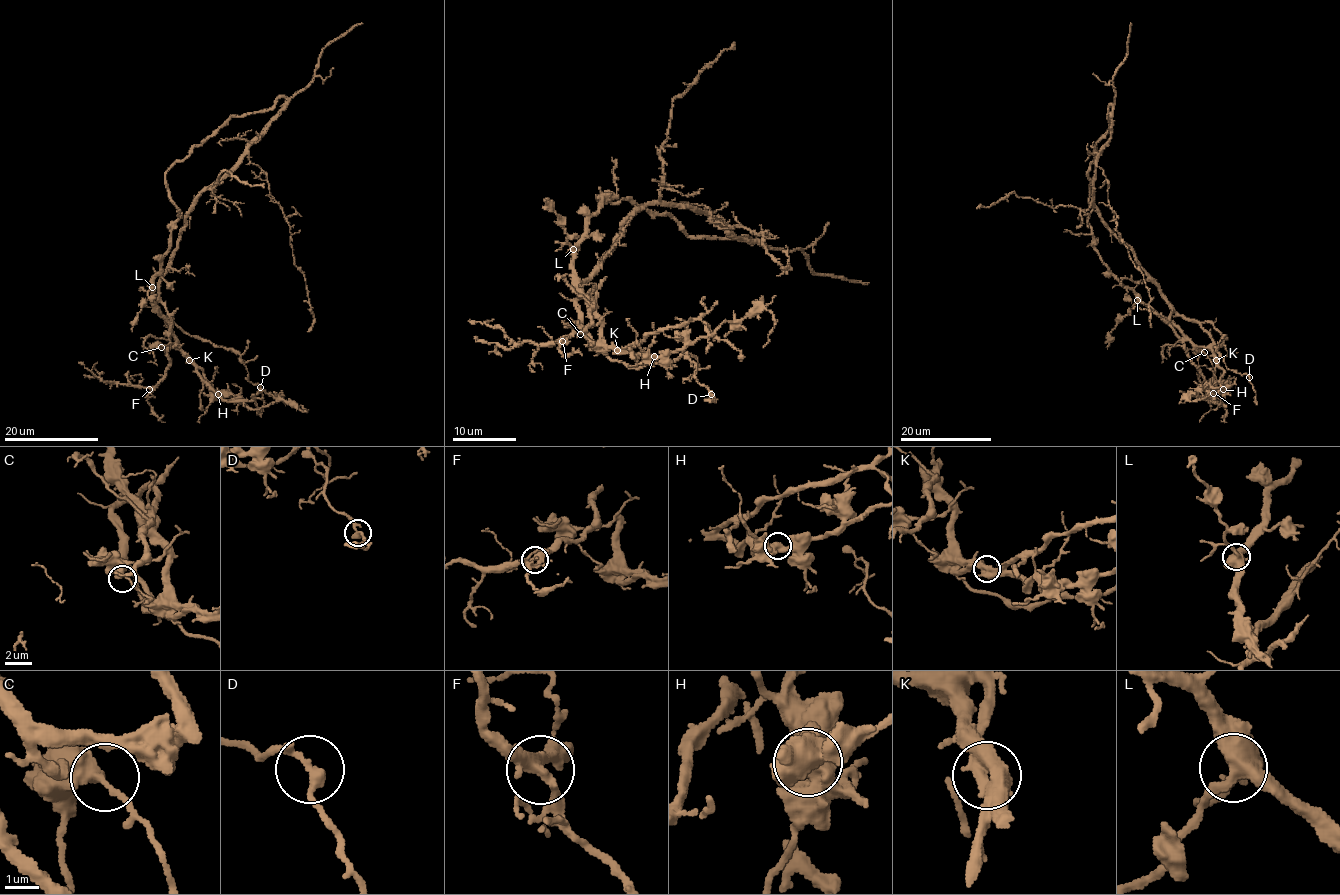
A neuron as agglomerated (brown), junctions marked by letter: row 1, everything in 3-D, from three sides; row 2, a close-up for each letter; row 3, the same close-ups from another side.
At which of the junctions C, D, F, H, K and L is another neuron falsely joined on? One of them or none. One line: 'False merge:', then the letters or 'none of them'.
False merge: none of them

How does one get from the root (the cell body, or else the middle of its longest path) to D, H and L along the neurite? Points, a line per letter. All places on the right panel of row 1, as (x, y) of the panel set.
D: (1136, 255), (1136, 262), (1177, 312), (1200, 322), (1209, 321), (1225, 337), (1216, 350), (1226, 367), (1249, 376)
H: (1136, 255), (1136, 262), (1160, 295), (1180, 314), (1193, 319), (1209, 335), (1212, 355), (1223, 370), (1223, 389)
L: (1136, 255), (1136, 262), (1172, 310), (1171, 328), (1183, 337), (1175, 326), (1137, 300)

